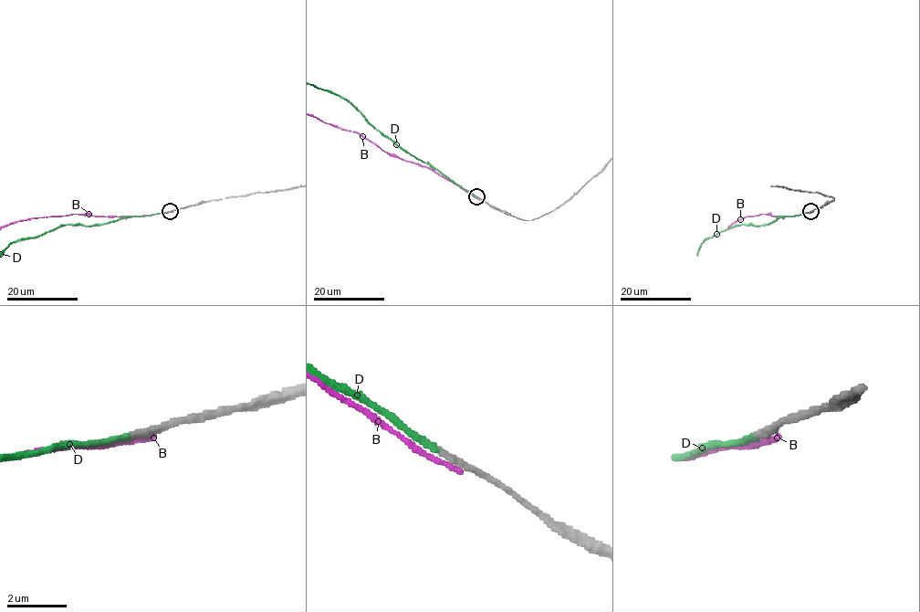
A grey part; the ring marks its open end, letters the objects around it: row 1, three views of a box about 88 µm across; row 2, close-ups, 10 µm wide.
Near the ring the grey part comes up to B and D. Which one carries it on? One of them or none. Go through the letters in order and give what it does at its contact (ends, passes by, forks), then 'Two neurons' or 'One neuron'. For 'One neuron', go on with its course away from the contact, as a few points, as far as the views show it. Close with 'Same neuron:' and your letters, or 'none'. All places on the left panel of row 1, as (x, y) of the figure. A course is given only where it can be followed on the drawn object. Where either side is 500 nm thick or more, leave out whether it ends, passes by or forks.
B: It ends there. Two neurons
D: It ends there. One neuron
Same neuron: D

